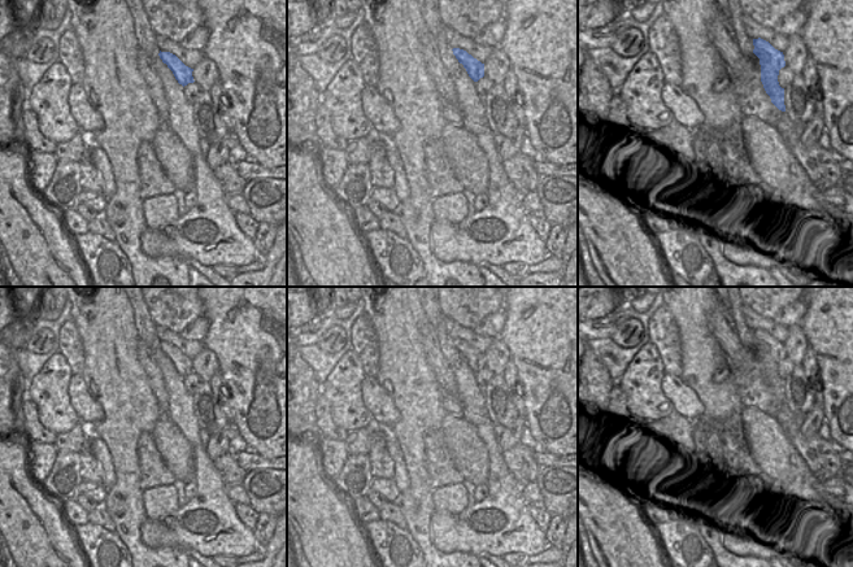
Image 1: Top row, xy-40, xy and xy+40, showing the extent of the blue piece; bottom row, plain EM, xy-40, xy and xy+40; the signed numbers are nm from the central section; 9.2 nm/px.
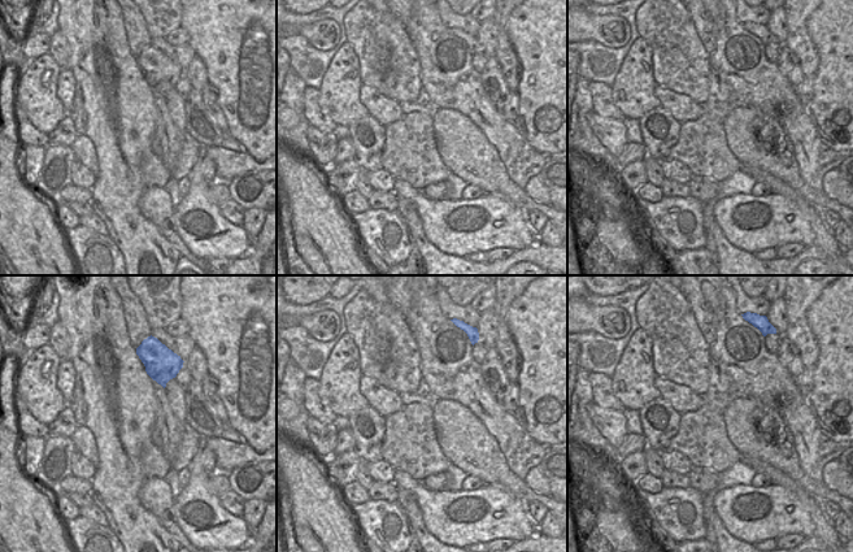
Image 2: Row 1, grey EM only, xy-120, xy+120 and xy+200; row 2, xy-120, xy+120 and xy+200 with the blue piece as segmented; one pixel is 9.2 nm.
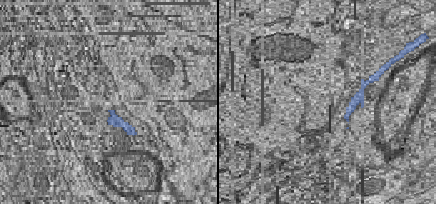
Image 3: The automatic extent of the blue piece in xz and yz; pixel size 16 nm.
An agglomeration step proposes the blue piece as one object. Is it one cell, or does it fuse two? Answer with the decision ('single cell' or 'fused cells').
single cell

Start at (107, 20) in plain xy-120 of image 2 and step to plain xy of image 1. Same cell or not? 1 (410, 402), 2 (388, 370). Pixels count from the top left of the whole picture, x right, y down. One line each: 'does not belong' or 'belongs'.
1: belongs
2: belongs

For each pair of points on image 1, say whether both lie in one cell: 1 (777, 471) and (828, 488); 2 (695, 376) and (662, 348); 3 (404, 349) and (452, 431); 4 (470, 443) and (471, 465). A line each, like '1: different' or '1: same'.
1: different
2: different
3: different
4: same

